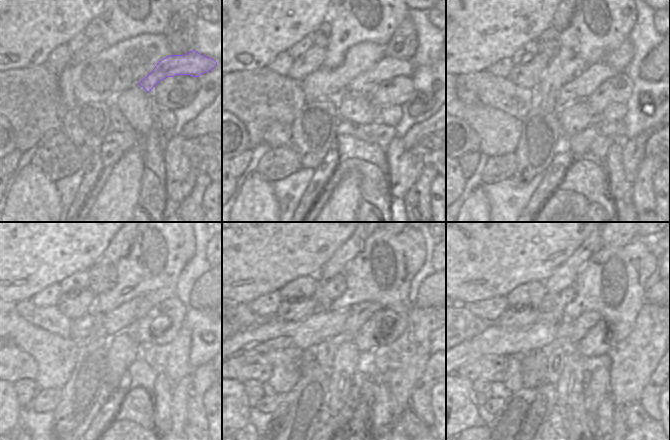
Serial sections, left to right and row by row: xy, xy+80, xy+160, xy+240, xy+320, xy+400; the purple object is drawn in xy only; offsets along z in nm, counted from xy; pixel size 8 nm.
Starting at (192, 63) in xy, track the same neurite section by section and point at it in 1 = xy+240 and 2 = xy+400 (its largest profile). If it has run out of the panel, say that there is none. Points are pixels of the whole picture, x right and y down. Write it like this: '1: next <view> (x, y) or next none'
1: next xy+240 (121, 319)
2: next xy+400 (496, 340)

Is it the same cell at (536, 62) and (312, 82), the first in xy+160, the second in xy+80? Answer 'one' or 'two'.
two

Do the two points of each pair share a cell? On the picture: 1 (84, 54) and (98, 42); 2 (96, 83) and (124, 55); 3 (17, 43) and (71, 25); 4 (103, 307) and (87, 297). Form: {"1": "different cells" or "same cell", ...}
{"1": "same cell", "2": "same cell", "3": "same cell", "4": "different cells"}

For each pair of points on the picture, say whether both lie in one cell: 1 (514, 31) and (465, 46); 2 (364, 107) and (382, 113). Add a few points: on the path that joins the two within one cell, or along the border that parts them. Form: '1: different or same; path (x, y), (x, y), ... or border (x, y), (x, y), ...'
1: same; path (502, 31), (490, 32), (485, 36), (477, 36)
2: different; border (376, 109), (377, 118)

